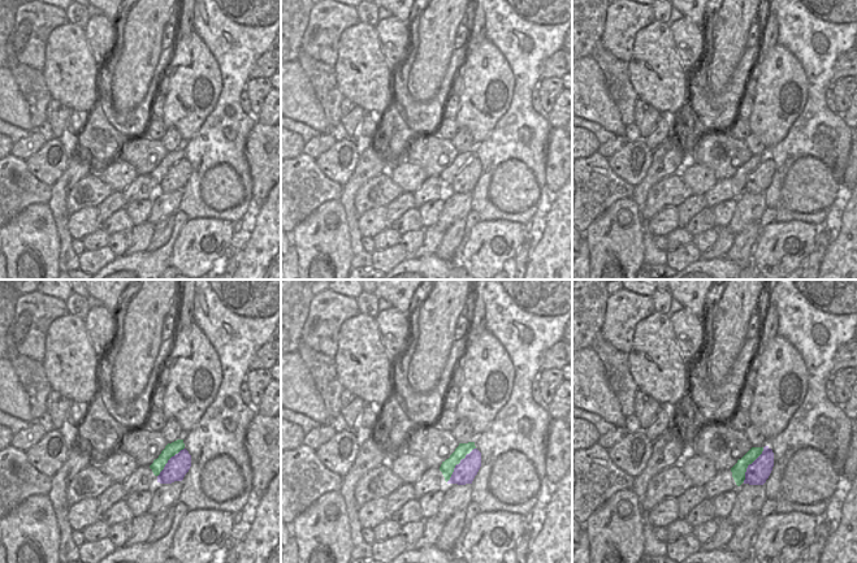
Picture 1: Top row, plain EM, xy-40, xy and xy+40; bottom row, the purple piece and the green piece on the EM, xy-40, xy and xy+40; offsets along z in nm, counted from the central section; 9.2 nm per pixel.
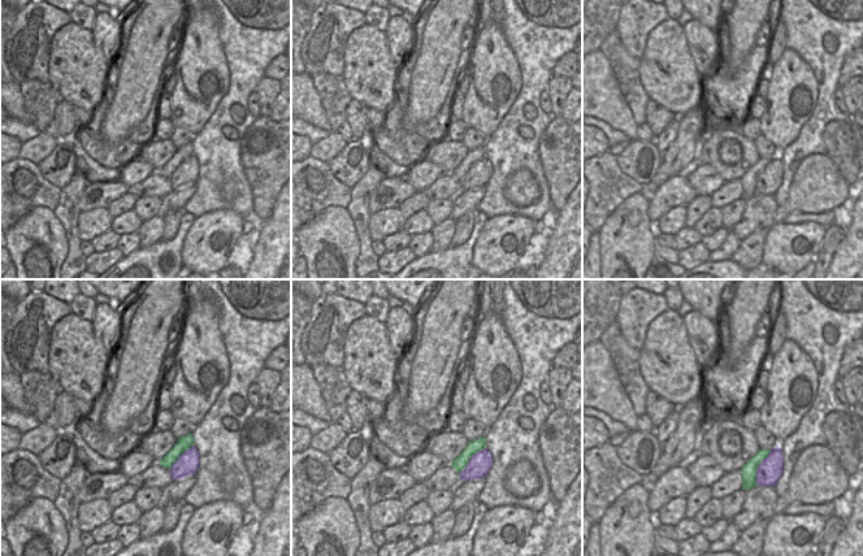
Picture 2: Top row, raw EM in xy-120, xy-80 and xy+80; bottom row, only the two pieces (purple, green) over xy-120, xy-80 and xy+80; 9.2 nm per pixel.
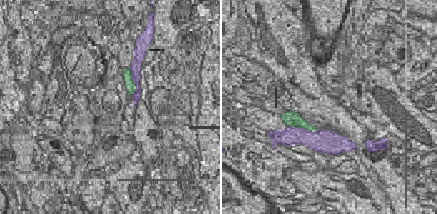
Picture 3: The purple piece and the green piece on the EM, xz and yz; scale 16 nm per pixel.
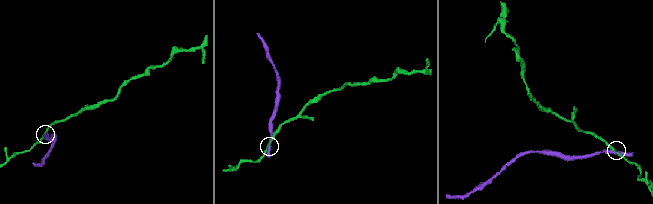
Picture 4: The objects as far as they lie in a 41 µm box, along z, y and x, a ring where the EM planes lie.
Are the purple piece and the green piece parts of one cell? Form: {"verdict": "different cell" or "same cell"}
{"verdict": "different cell"}

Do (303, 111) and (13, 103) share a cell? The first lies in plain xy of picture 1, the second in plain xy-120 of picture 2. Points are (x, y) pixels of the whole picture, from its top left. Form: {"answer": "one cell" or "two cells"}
{"answer": "one cell"}

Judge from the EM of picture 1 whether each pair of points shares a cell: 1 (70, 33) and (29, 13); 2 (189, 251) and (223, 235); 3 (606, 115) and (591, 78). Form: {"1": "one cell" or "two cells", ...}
{"1": "two cells", "2": "one cell", "3": "one cell"}

